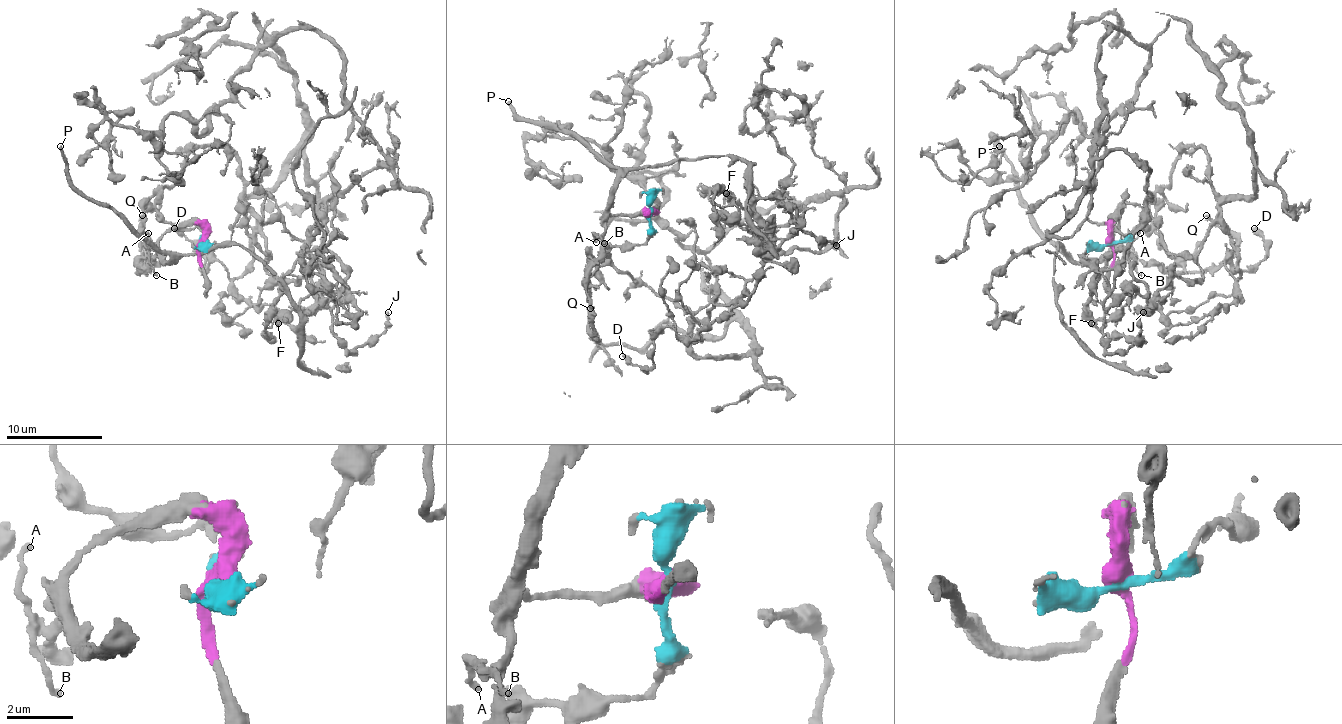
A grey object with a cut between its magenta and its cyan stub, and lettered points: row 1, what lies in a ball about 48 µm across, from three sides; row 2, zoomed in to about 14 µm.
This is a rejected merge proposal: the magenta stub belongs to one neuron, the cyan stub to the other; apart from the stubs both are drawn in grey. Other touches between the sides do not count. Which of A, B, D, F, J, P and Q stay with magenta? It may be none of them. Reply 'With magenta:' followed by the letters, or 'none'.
With magenta: A, B, P, Q

